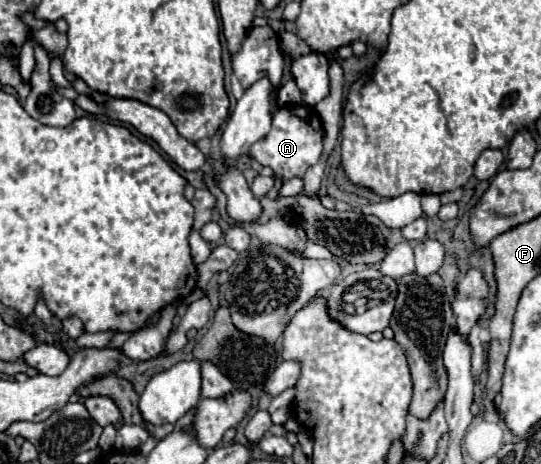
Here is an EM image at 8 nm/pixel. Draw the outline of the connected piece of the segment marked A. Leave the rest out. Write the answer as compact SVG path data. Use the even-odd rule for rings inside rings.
M308 106L280 108L274 114L272 130L250 148L250 156L256 158L262 166L270 166L276 176L284 178L284 182L294 176L304 176L306 170L318 162L320 154L322 154L322 122L316 110Z

